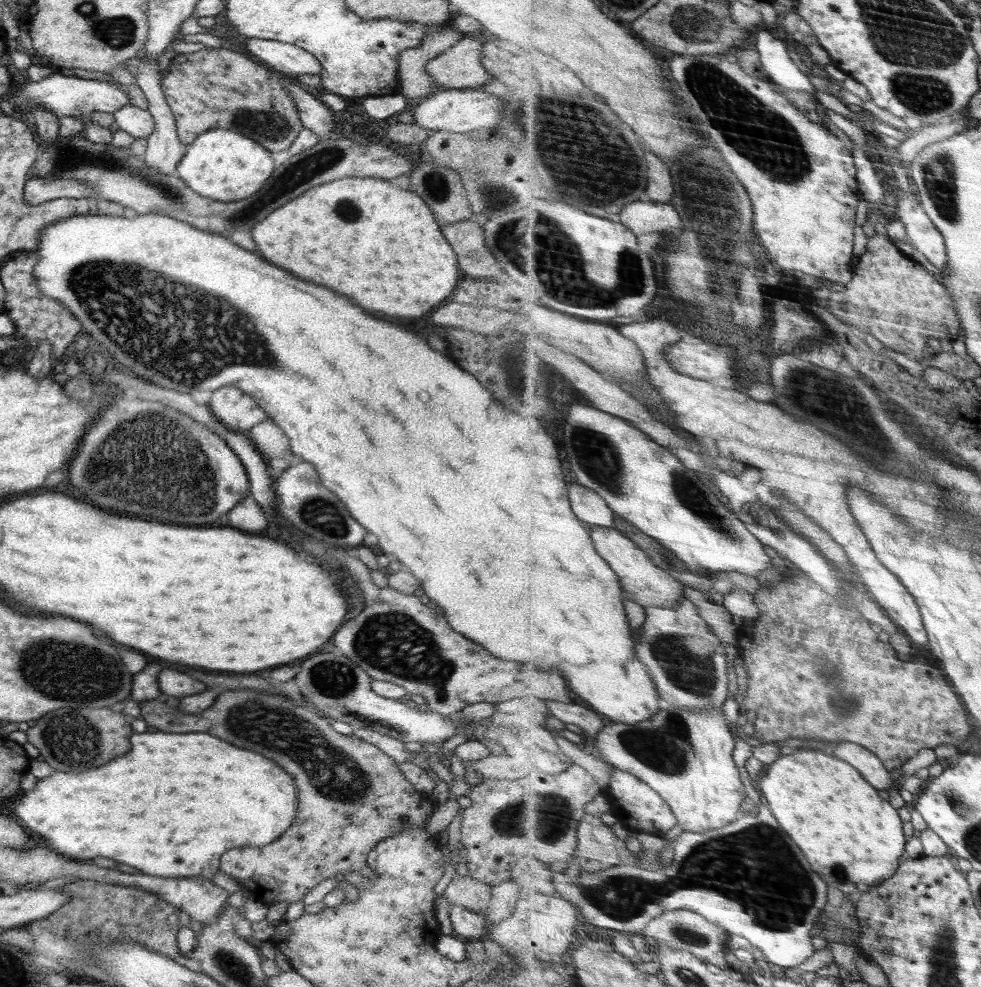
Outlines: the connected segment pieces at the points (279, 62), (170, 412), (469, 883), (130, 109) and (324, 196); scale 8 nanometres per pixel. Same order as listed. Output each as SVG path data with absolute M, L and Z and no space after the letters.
M247 38L246 50L259 58L261 64L286 75L319 75L322 72L320 61L295 44Z
M122 395L119 398L110 399L108 402L108 408L96 418L96 422L86 430L84 438L82 438L82 444L80 444L80 450L78 450L78 456L72 460L70 464L70 482L74 488L78 488L90 504L104 504L106 508L122 508L122 510L110 510L114 514L130 514L130 516L136 516L136 518L142 518L142 520L158 520L158 522L168 522L168 524L184 524L184 526L192 526L192 524L210 524L214 520L218 520L218 516L222 514L228 514L228 510L234 508L234 504L238 504L244 496L249 495L249 478L244 469L240 459L236 456L236 453L229 447L225 440L222 440L220 436L214 434L212 428L206 424L198 424L192 417L187 414L182 414L175 408L168 408L164 404L158 404L158 402L148 402L148 400L132 400L131 395Z
M456 875L445 890L447 902L484 914L491 899L491 887L471 876Z
M130 103L111 115L115 118L119 128L135 139L150 137L155 125L152 115L147 110Z
M375 176L344 177L319 184L266 216L252 230L252 238L262 258L270 264L302 280L328 286L358 306L386 316L418 318L430 312L452 296L460 278L456 254L444 240L426 202L414 190L396 188L388 179Z

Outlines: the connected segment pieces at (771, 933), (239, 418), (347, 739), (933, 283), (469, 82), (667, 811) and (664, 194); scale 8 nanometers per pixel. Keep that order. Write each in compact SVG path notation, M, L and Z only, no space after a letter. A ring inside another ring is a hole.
M764 805L758 812L744 813L736 822L724 828L705 832L683 832L675 844L673 863L663 871L624 865L602 872L581 872L577 880L558 867L553 884L557 894L576 904L581 918L589 928L602 927L627 934L644 935L652 919L666 911L690 909L706 916L714 924L723 925L732 934L738 934L765 954L765 960L784 968L800 966L816 956L812 946L812 930L828 904L828 882L814 872L802 848L780 826L778 818Z
M234 386L218 388L208 406L227 429L242 433L269 418L254 399Z
M230 690L216 698L216 702L208 707L206 712L199 715L188 715L179 709L179 699L161 693L154 700L140 702L141 718L148 724L160 728L162 732L208 732L218 736L238 748L246 748L258 752L278 766L286 760L292 766L280 766L290 776L294 776L294 784L298 788L296 802L296 819L292 826L276 841L266 846L246 846L242 850L228 850L220 856L220 871L235 878L240 884L244 880L257 882L256 886L246 886L250 892L270 890L270 900L262 900L264 904L270 902L296 902L303 900L320 882L334 878L337 874L360 873L368 878L379 875L368 867L369 852L382 840L419 826L428 819L434 804L427 796L419 793L402 774L397 763L377 746L360 740L354 735L344 735L332 728L324 716L313 713L305 706L295 705L290 699L280 698L274 694L262 694L255 690Z
M878 233L869 239L868 252L860 257L854 271L855 278L845 292L830 289L822 293L816 290L814 294L818 300L828 302L824 306L846 324L850 322L857 332L868 332L884 346L922 363L924 348L932 339L962 338L964 329L951 291L924 265L904 254L889 235Z
M464 35L454 46L426 63L425 71L443 89L476 89L493 75L481 63L483 43Z
M613 766L611 783L608 786L609 803L621 810L619 821L634 833L648 832L663 837L670 830L674 830L679 824L679 818L673 812L668 801L647 781L642 780L636 773L618 769Z
M648 152L648 164L650 164L652 172L649 176L650 188L646 192L648 196L645 196L645 198L664 204L672 202L676 194L676 187L668 164L665 160L656 156L655 152Z

